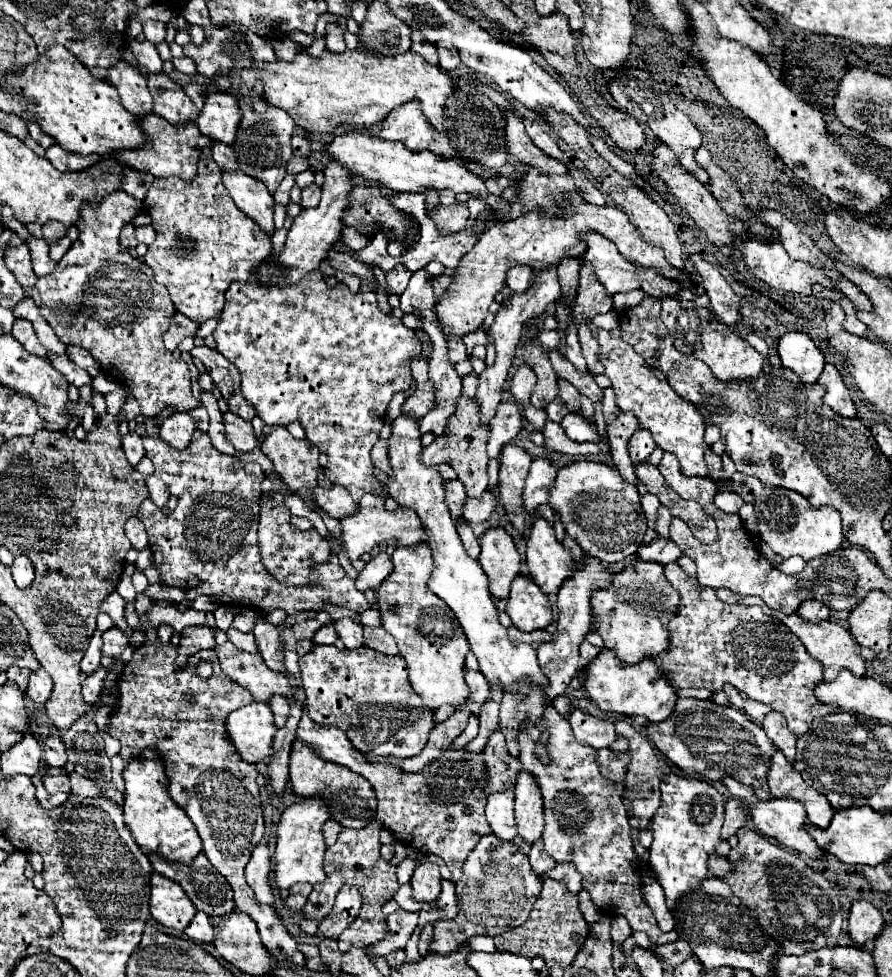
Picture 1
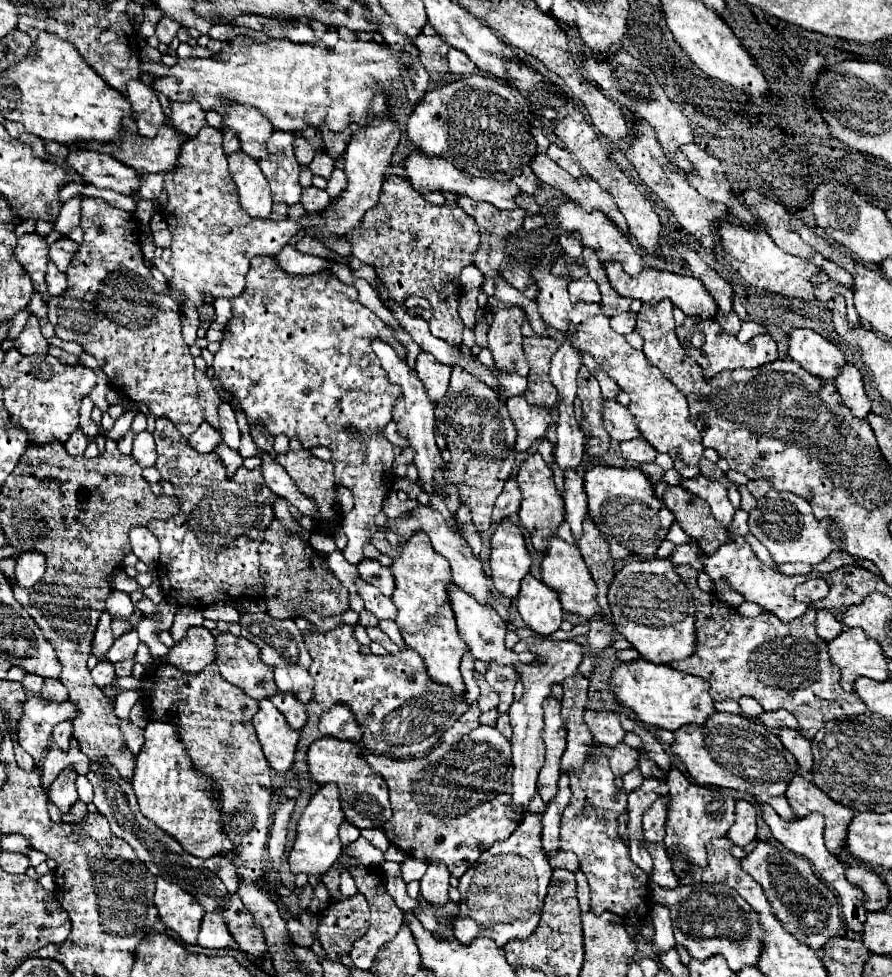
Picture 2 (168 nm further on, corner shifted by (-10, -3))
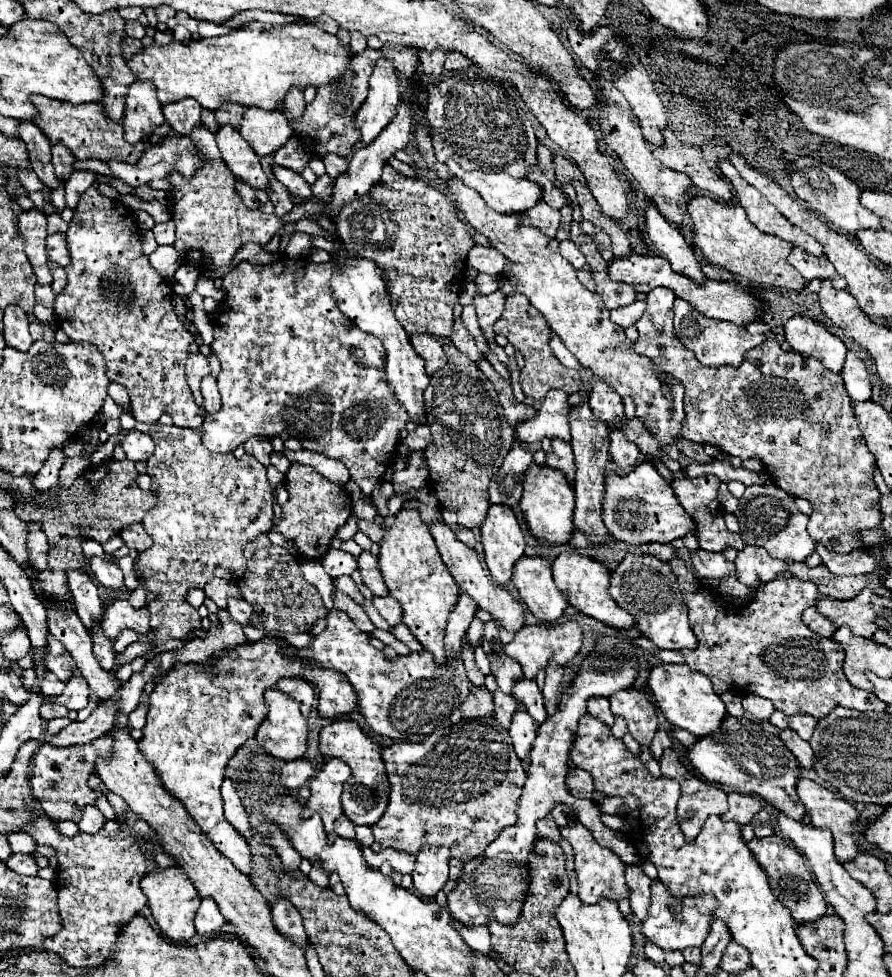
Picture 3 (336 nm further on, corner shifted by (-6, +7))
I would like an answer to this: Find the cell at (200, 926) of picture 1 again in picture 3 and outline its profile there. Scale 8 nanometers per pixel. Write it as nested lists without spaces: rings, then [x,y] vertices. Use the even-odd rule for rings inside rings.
[[[211,898],[201,900],[201,906],[197,910],[195,916],[195,928],[199,936],[211,936],[215,934],[221,926],[225,924],[223,914],[219,912],[219,908],[215,906],[215,902],[211,902]]]

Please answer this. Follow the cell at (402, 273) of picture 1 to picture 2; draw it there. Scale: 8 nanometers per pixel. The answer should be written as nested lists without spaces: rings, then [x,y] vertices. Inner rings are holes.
[[[389,176],[383,182],[379,204],[375,204],[375,208],[371,208],[367,216],[363,216],[359,228],[355,228],[355,232],[351,232],[351,236],[345,236],[345,238],[351,244],[351,254],[359,258],[361,262],[375,268],[377,278],[389,290],[389,296],[399,306],[403,306],[405,300],[415,294],[427,298],[432,306],[433,314],[429,320],[431,334],[435,338],[445,340],[451,346],[461,344],[461,330],[465,324],[459,316],[459,290],[461,290],[459,276],[465,266],[473,264],[475,252],[479,248],[479,228],[475,218],[465,214],[457,204],[443,204],[443,206],[429,204],[423,200],[419,192],[411,188],[409,180],[401,176]]]

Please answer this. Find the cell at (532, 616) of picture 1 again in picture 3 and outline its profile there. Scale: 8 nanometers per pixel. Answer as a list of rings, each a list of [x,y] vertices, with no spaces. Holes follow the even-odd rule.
[[[523,556],[515,564],[513,584],[523,604],[541,622],[555,622],[567,608],[567,598],[555,586],[551,564],[545,558]]]

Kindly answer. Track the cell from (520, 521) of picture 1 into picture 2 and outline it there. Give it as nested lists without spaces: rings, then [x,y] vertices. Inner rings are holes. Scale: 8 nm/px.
[[[531,454],[519,474],[517,474],[517,482],[519,488],[523,492],[523,500],[521,500],[521,510],[519,510],[519,518],[521,518],[521,526],[531,534],[531,544],[539,550],[545,552],[549,540],[557,534],[559,524],[565,520],[565,508],[563,508],[563,498],[555,488],[553,482],[553,472],[551,468],[543,462],[541,454]]]

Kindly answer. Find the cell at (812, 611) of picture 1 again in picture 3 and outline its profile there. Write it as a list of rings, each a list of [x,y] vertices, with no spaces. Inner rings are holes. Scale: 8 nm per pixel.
[[[811,606],[811,608],[807,608],[807,610],[803,612],[803,622],[805,622],[813,632],[817,632],[817,634],[821,634],[821,636],[825,636],[825,638],[831,638],[833,632],[835,632],[835,624],[833,624],[829,618],[825,618],[815,606]]]

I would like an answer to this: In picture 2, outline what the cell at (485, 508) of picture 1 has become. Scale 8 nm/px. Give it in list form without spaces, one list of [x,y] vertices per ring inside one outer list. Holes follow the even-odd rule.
[[[509,478],[505,482],[505,488],[503,492],[499,494],[497,498],[497,504],[493,508],[493,516],[491,520],[493,522],[501,522],[503,518],[515,514],[519,510],[519,504],[521,504],[521,490],[519,490],[519,484],[515,478]]]

